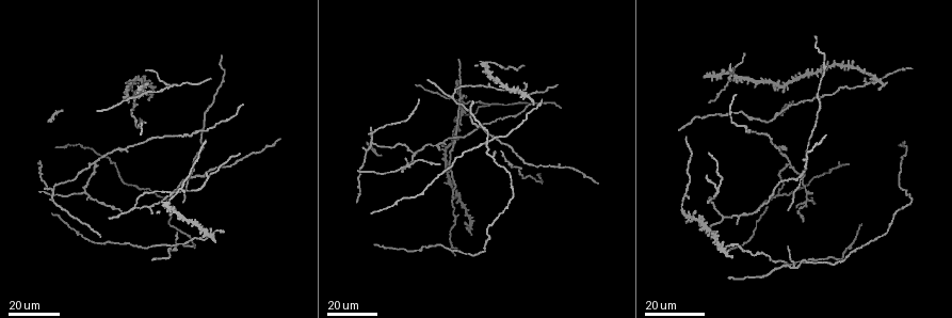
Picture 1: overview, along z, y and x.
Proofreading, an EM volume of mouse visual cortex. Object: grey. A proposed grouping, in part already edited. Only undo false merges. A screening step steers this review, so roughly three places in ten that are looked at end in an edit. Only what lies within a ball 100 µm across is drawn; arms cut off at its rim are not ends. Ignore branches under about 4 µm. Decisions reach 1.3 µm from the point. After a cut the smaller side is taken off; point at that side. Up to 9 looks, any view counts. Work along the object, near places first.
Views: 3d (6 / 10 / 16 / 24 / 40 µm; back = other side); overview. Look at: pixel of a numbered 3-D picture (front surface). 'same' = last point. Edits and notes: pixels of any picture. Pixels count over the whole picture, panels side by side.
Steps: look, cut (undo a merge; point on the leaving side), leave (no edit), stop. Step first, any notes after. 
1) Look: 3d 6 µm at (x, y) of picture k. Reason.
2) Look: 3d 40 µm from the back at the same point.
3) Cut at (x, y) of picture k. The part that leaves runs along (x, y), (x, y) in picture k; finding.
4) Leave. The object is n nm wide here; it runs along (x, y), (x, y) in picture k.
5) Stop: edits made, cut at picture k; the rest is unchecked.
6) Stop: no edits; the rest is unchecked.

Look: 3d 16 µm at (142, 94) of picture 1. Three arms meet.

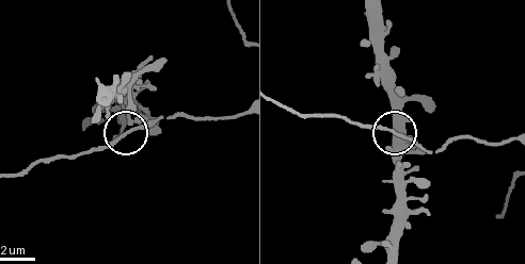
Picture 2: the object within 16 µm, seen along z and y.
Look: 3d 10 µm at (412, 141) of picture 2.

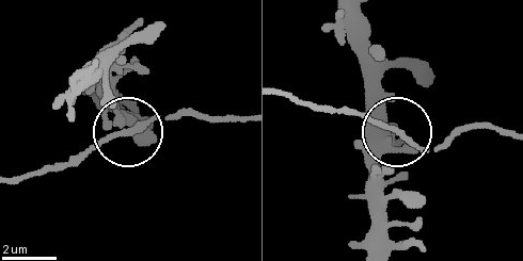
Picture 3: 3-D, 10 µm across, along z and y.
Leave. It runs along (367, 246), (375, 184), (393, 131), (349, 109) in picture 3; all the same neuron.

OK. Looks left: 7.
Look: 3d 16 µm at (510, 161) of picture 1.

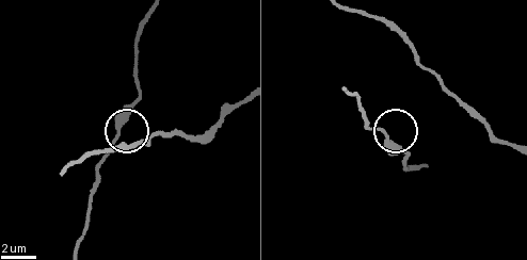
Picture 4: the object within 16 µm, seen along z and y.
Look: 3d 10 µm at (116, 133) of picture 4.

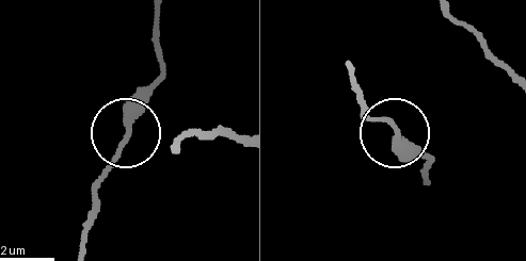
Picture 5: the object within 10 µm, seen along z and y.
Leave. The object is 250 nm wide here; continuous, no second neuron.

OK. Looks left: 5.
Look: 3d 16 µm at (456, 219) of picture 1.

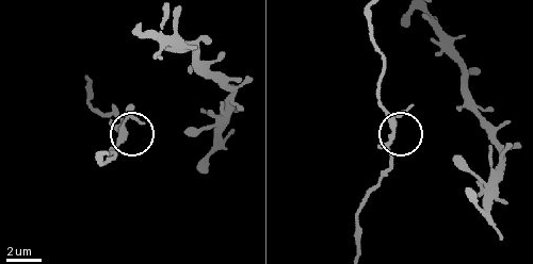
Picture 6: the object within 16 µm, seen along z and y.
Look: 3d 10 µm at (392, 137) of picture 6.

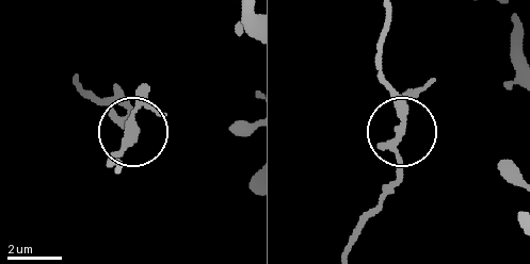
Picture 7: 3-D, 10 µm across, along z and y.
Leave. 3 arms meet here; it runs along (385, 15), (379, 77), (399, 111), (399, 172), (392, 191) in picture 7; one neuron here.

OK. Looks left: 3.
Look: 3d 16 µm at (489, 146) of picture 1.

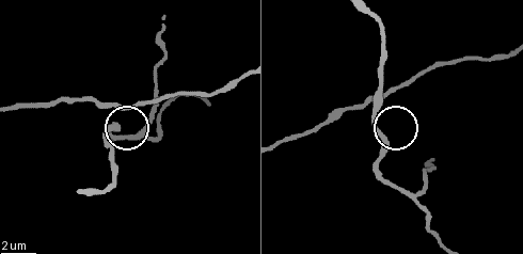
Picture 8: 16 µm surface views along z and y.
Look: 3d 6 µm at (108, 131) of picture 8.

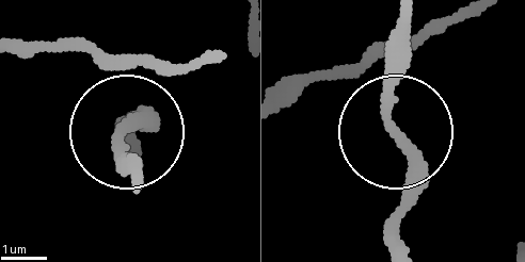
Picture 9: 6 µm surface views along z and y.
Leave. Continuous, no second neuron.

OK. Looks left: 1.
Stop: no edits; the rest is unchecked.

